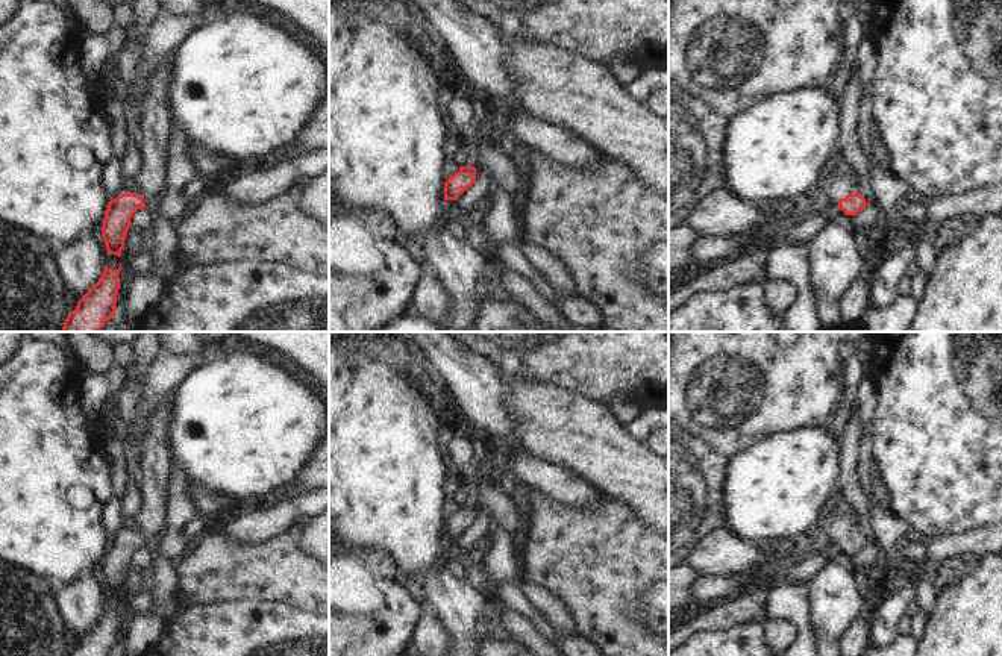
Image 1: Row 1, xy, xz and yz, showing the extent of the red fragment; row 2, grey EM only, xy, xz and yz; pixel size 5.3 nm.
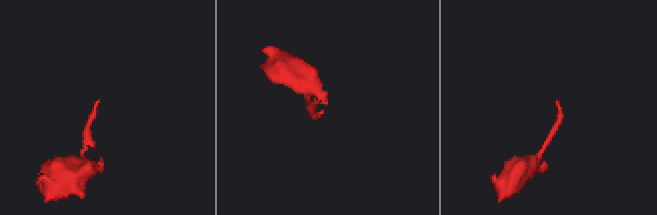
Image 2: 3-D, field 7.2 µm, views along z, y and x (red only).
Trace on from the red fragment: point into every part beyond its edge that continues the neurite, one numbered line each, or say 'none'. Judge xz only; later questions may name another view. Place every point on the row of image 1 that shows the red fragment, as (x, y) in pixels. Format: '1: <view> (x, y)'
none

